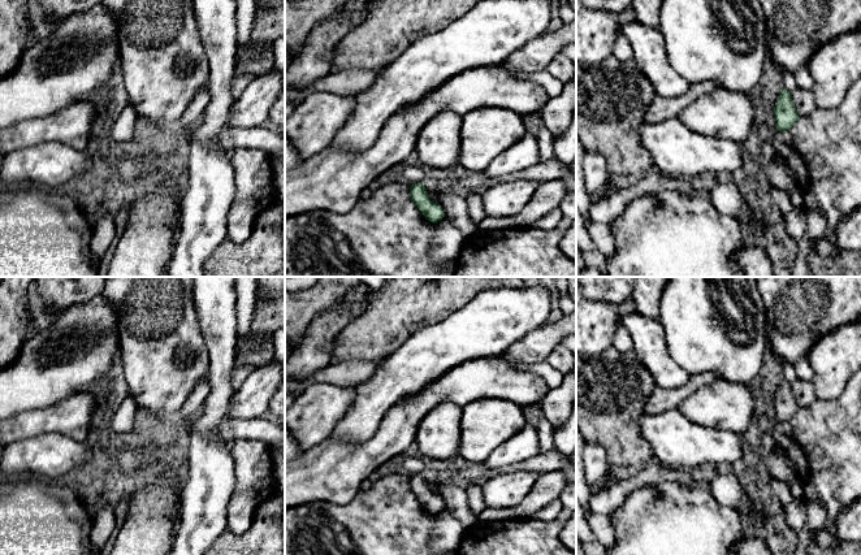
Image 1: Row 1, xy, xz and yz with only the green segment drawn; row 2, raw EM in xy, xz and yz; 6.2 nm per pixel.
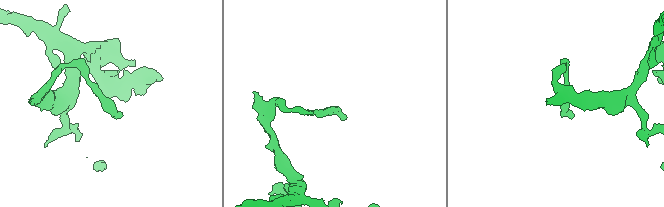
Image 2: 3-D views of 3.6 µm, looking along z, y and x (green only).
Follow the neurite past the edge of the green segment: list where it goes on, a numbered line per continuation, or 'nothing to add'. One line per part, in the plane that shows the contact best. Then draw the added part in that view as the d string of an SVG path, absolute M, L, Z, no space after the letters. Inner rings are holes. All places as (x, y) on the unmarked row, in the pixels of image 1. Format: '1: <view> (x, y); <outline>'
nothing to add

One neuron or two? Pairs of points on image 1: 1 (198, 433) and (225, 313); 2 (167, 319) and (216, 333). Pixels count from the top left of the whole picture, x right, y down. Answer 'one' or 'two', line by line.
1: one
2: two

